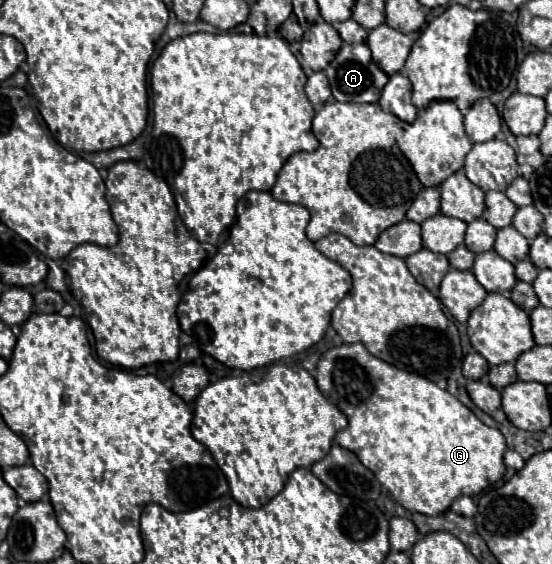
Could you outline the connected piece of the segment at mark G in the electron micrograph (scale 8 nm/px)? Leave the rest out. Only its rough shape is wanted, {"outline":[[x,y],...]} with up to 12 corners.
{"outline":[[363,344],[315,380],[409,512],[503,478],[507,444],[435,382]]}

